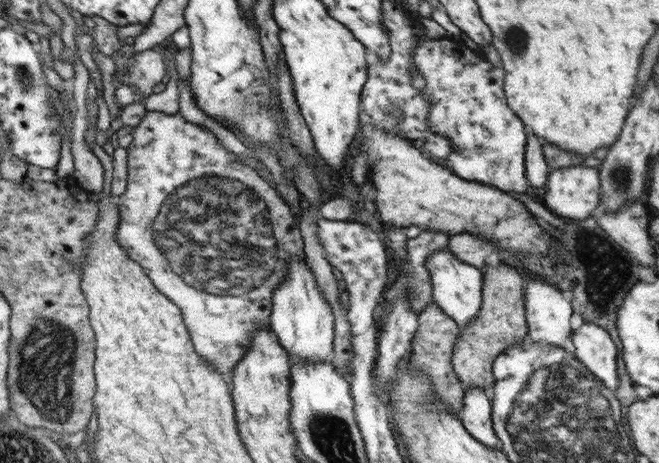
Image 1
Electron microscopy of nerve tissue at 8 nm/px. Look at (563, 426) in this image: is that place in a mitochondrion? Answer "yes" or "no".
yes

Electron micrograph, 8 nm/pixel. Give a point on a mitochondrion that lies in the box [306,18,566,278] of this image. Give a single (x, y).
(517, 45)

